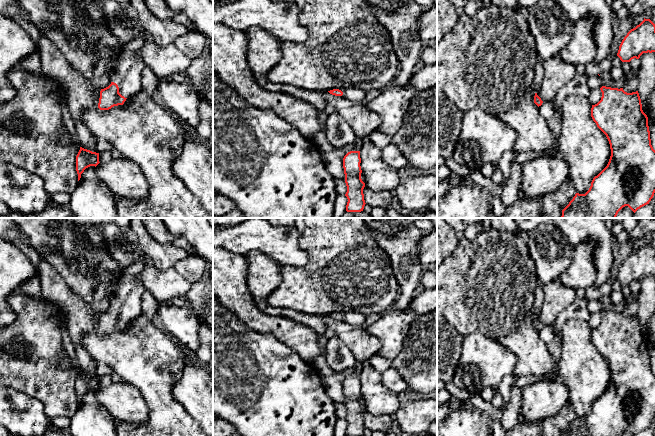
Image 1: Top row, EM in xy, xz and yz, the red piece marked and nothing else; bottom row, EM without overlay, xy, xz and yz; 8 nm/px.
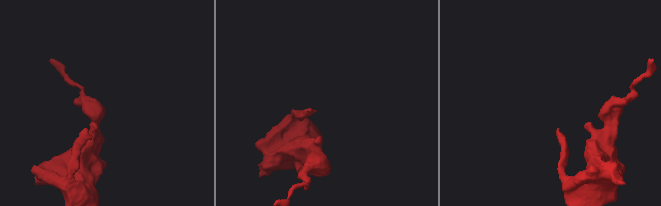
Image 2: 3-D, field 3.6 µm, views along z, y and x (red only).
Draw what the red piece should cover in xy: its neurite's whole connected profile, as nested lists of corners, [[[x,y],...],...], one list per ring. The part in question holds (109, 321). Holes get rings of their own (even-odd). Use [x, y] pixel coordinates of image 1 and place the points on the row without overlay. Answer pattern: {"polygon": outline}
{"polygon": [[[142,261],[134,262],[122,276],[122,281],[113,294],[111,308],[101,313],[98,332],[109,334],[123,329],[127,322],[142,313],[141,298],[146,288],[138,279],[143,269]]]}

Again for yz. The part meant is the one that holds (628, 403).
{"polygon": [[[602,310],[601,324],[592,329],[591,341],[597,351],[606,359],[611,373],[607,390],[593,402],[585,418],[576,417],[562,436],[619,436],[628,430],[633,436],[649,428],[655,417],[655,374],[651,369],[648,341],[642,334],[638,315],[627,317],[623,312]]]}

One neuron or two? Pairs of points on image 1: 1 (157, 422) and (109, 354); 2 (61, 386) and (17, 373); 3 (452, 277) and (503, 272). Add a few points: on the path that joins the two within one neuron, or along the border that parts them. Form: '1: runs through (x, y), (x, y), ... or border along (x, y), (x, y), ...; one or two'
1: runs through (157, 403), (157, 395), (128, 366); one
2: runs through (50, 384), (37, 373), (28, 373); one
3: runs through (465, 277), (490, 277); one

